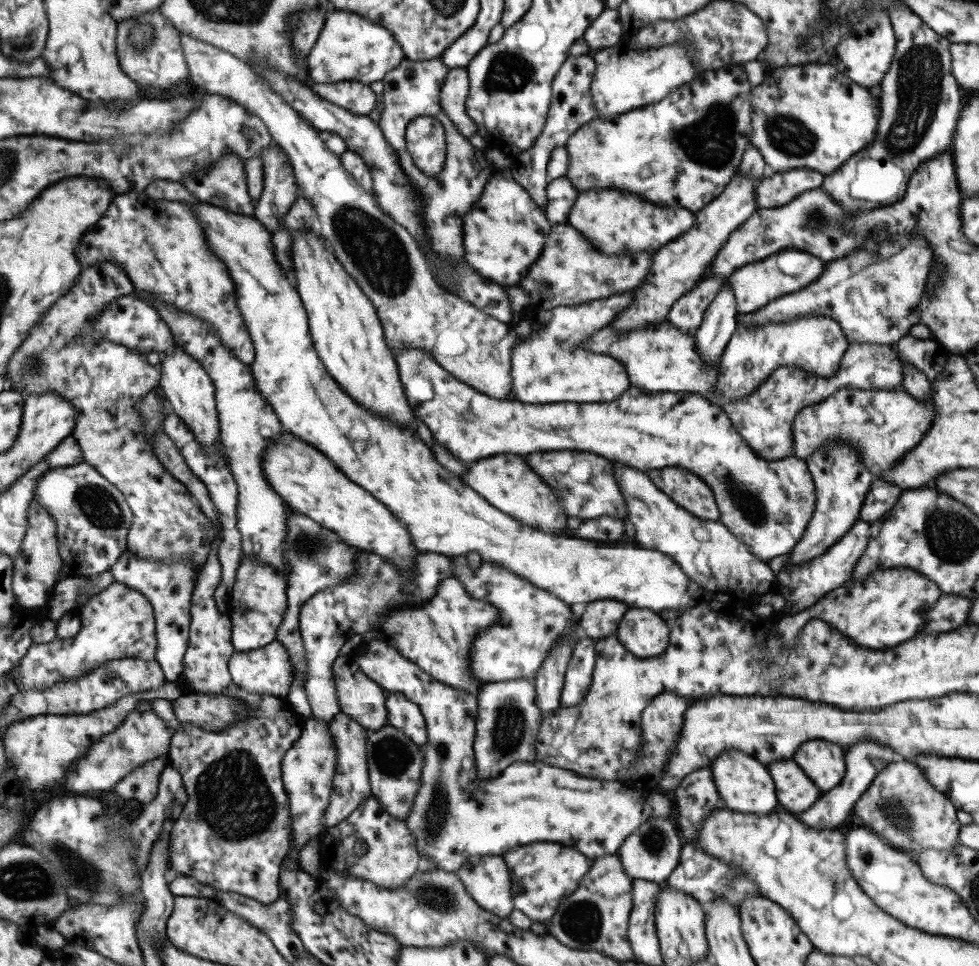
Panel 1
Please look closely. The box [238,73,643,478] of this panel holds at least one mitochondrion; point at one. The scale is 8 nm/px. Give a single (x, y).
(378, 254)

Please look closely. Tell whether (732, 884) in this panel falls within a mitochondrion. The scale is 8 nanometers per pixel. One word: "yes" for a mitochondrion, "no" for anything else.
yes

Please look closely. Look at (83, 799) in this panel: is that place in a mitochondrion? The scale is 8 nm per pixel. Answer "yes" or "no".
no

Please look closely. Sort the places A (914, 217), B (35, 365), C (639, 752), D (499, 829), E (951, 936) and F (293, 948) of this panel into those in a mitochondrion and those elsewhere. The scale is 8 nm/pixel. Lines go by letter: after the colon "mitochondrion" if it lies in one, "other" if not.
A: other
B: mitochondrion
C: other
D: other
E: other
F: other

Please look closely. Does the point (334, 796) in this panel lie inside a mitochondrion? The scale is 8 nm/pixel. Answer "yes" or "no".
no

